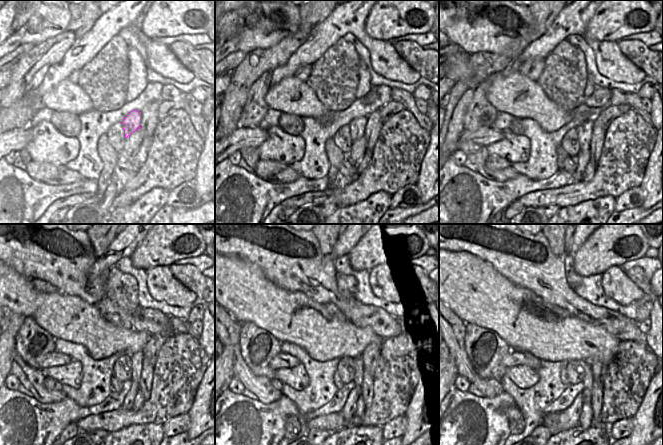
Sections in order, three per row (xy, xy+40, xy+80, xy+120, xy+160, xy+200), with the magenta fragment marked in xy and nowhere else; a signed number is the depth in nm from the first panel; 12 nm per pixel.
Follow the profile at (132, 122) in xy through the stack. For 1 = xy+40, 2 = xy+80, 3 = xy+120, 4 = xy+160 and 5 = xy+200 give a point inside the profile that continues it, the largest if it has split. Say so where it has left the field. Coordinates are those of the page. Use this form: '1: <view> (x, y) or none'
1: xy+40 (357, 126)
2: xy+80 (584, 131)
3: xy+120 (136, 358)
4: xy+160 (359, 376)
5: xy+200 (588, 380)

